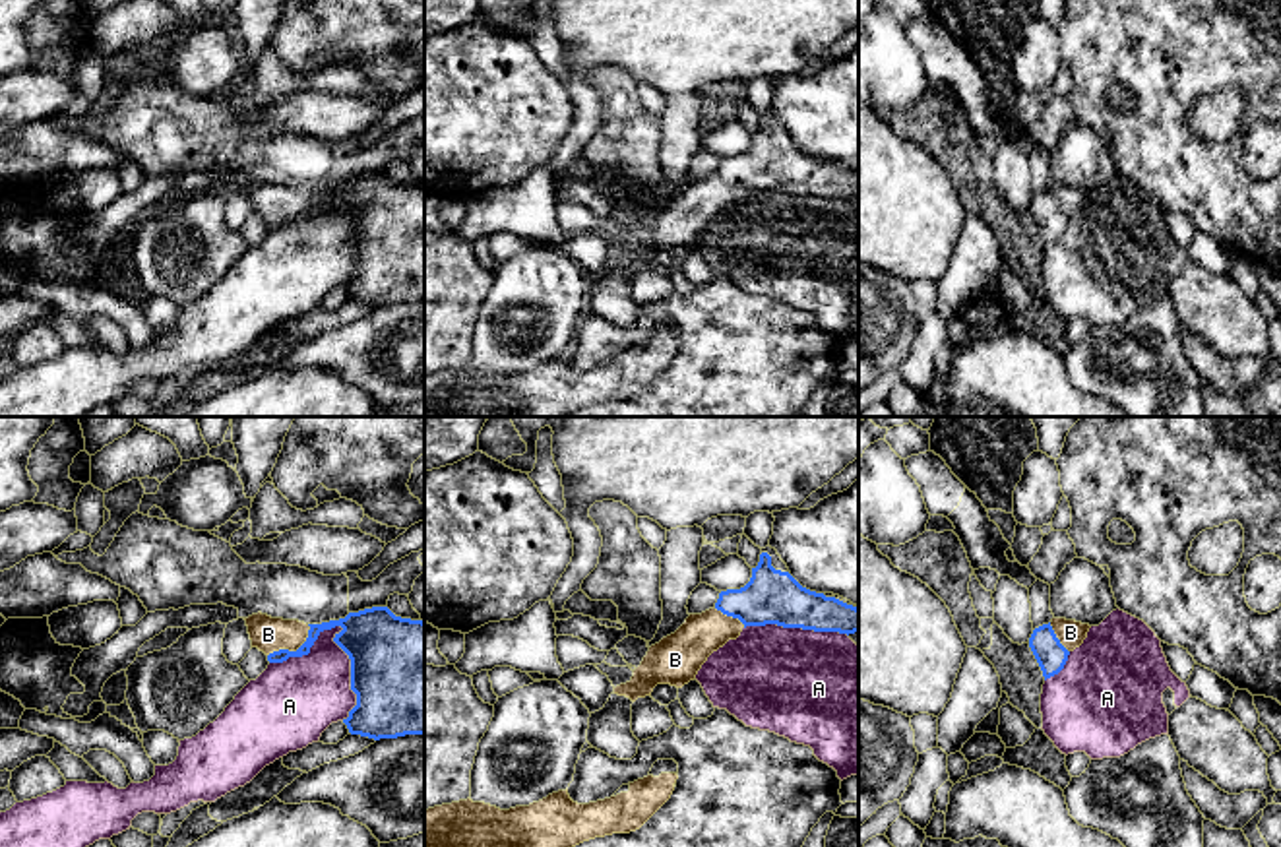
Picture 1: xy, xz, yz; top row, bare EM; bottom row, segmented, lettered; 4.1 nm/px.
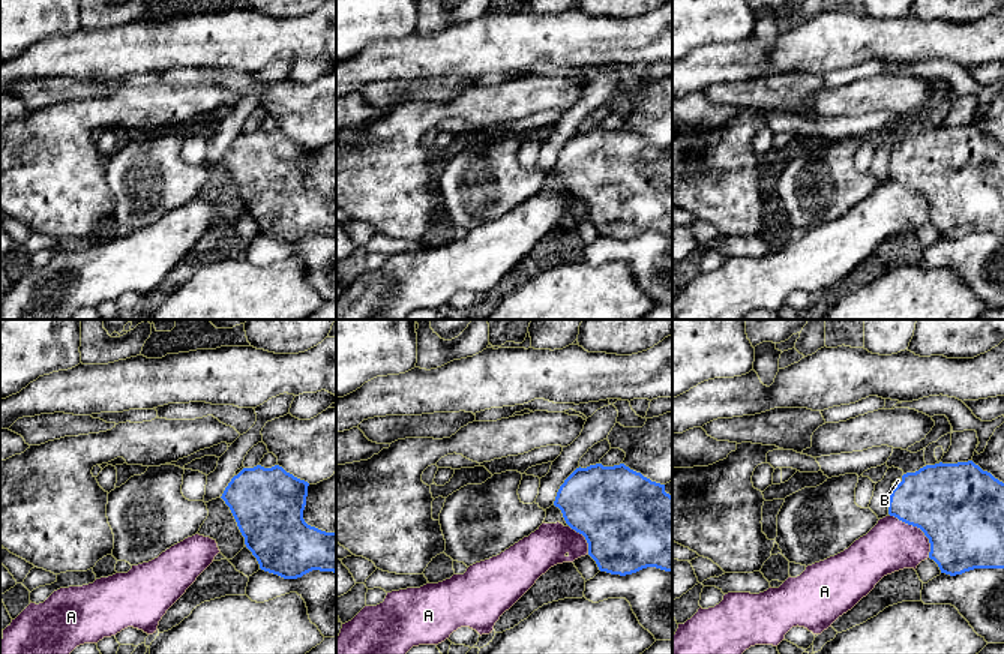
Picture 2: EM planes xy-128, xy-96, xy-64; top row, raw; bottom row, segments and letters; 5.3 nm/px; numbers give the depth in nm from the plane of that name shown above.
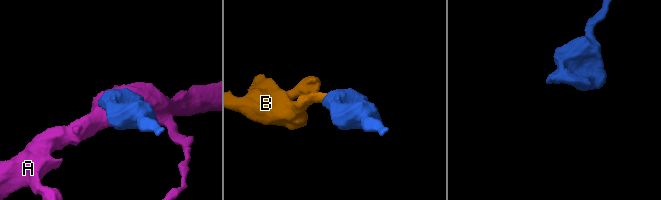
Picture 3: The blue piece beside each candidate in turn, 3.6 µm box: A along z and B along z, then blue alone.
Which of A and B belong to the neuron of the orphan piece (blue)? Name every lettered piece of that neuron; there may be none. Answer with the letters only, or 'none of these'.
B

